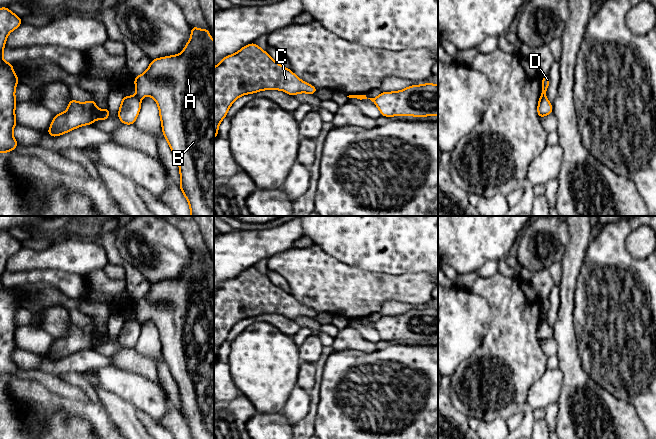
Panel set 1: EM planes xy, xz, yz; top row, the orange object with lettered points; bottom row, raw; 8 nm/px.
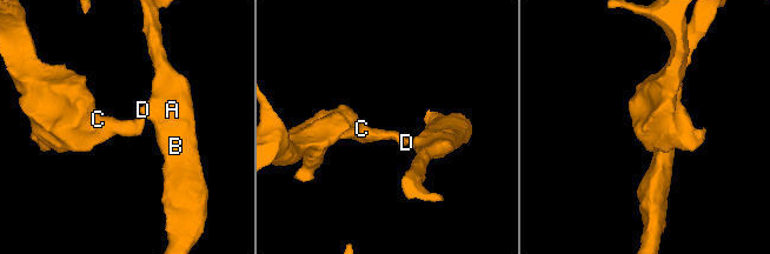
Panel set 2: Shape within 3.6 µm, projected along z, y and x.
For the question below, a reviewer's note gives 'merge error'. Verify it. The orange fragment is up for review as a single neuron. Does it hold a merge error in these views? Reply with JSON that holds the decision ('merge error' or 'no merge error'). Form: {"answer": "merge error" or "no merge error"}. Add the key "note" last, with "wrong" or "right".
{"answer": "merge error", "note": "right"}

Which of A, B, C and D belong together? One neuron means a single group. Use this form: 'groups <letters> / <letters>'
groups A B D / C

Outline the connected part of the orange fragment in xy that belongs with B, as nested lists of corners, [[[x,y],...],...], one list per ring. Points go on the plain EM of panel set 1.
[[[193,249],[191,251],[191,261],[183,275],[179,279],[152,283],[148,293],[143,298],[134,301],[134,308],[136,311],[136,320],[151,320],[158,329],[163,359],[177,383],[181,403],[180,413],[188,425],[191,439],[214,439],[214,275],[210,271],[214,269],[214,264],[210,259],[209,252],[201,254]]]

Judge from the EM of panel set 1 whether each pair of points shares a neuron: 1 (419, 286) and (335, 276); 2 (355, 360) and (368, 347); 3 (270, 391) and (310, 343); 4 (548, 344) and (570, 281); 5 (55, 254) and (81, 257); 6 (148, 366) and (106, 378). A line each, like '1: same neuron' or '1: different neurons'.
1: same neuron
2: different neurons
3: different neurons
4: different neurons
5: same neuron
6: different neurons

